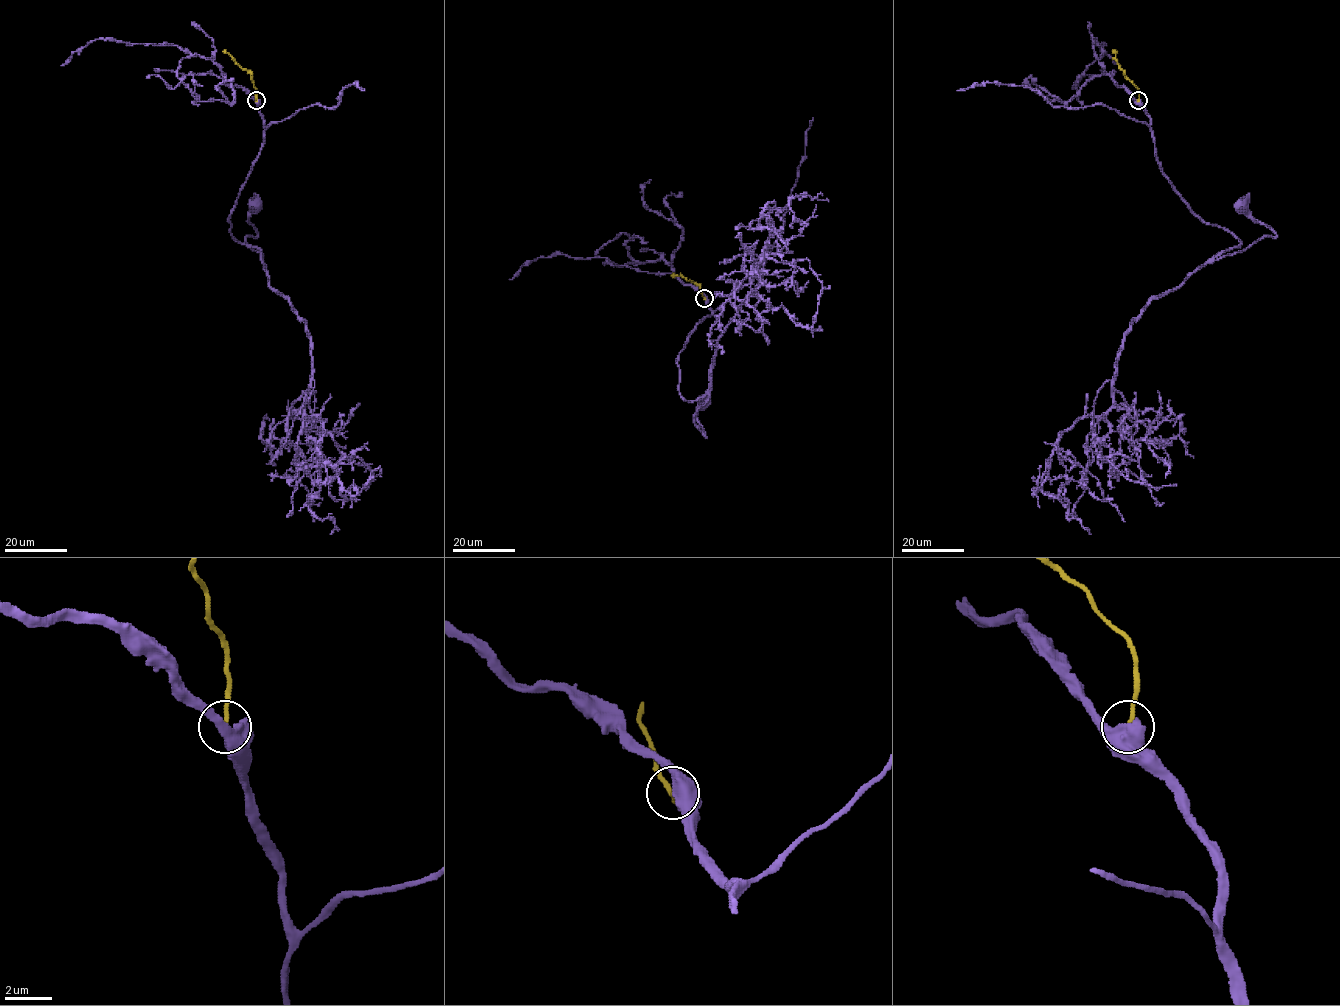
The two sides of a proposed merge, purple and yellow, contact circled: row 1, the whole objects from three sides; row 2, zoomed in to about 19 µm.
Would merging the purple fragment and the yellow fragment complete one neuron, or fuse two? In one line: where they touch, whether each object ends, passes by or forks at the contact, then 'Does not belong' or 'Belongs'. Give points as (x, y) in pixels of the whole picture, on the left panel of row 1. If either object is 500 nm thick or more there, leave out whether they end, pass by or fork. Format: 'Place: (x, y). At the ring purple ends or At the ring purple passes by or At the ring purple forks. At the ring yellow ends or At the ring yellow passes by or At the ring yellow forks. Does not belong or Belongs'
Place: (256, 100). Belongs

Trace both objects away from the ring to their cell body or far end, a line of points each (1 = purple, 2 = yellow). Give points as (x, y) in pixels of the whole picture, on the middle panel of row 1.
1: (705, 298), (713, 314), (677, 362), (687, 401), (710, 372), (694, 417), (706, 436), (705, 403)
2: (704, 298), (700, 286), (671, 275)

